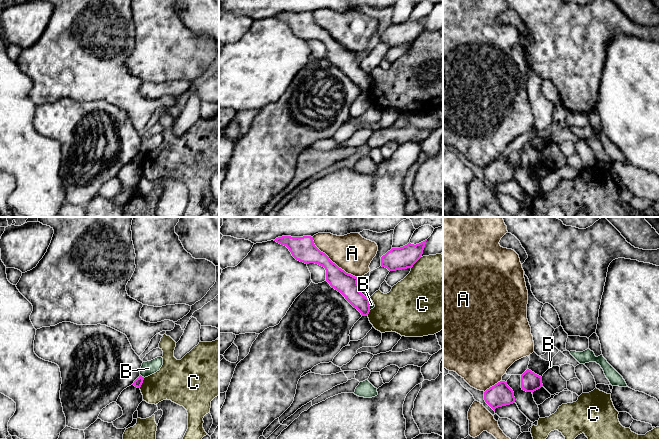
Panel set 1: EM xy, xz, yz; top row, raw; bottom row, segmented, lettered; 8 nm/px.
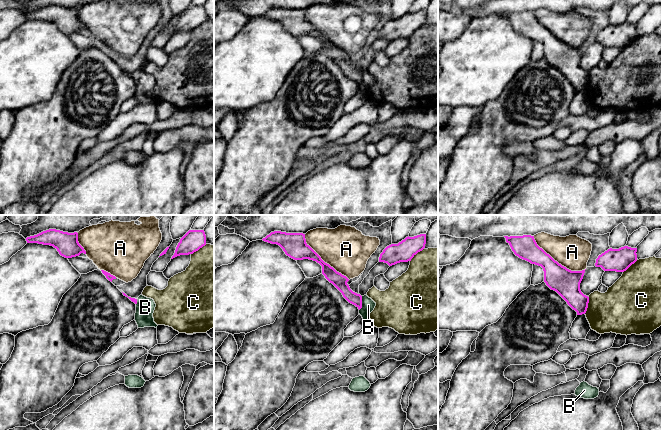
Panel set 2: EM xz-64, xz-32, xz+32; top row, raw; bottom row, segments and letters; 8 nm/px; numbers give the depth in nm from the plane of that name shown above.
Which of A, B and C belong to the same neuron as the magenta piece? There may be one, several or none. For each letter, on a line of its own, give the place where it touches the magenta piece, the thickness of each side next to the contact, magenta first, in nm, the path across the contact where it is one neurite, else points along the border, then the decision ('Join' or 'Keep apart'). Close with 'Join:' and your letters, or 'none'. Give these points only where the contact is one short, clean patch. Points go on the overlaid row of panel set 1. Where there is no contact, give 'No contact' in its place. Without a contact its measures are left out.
A: Touches magenta at xz (332, 262). Thickness 190 nm (magenta) against 300 nm. Keep apart
B: Touches magenta at xy (141, 376). Thickness 70 nm (magenta) against 120 nm. Boundary: xy (140, 374), (144, 377). Keep apart
C: Touches magenta at xz (415, 262). Thickness 180 nm (magenta) against 480 nm. Keep apart
Join: none

